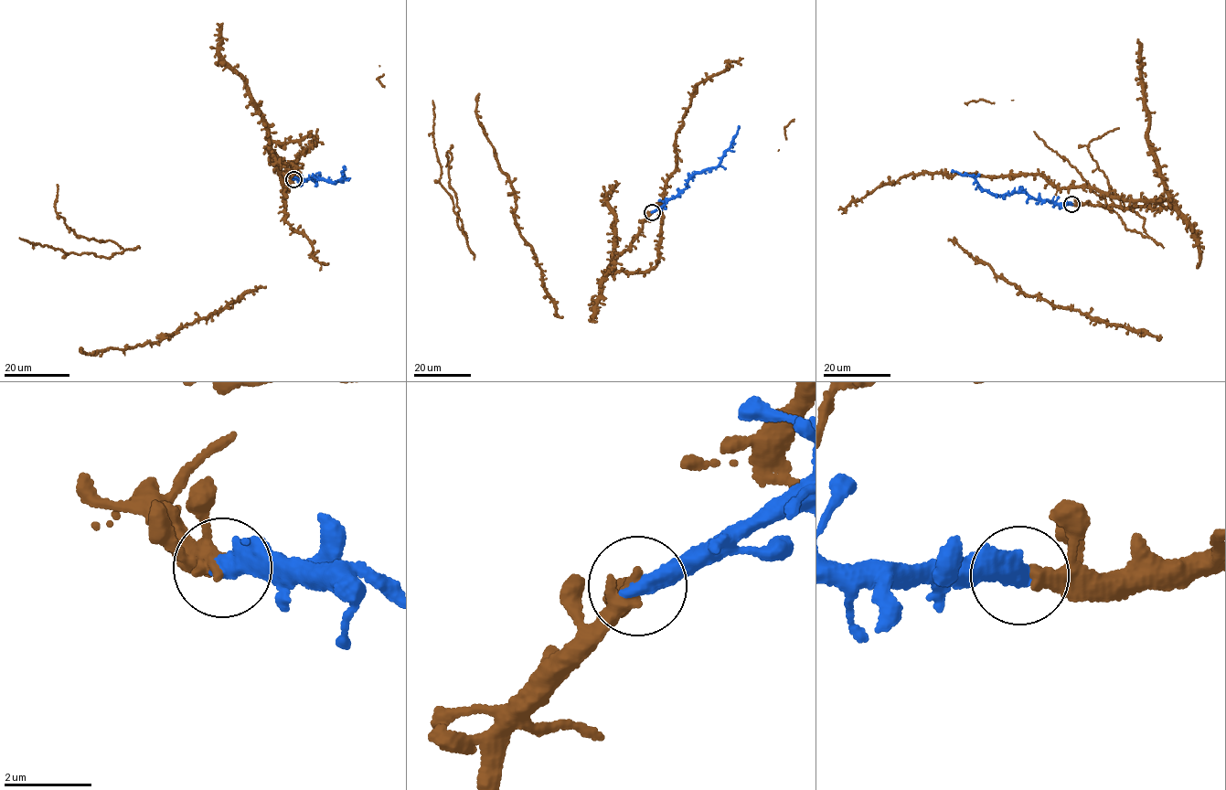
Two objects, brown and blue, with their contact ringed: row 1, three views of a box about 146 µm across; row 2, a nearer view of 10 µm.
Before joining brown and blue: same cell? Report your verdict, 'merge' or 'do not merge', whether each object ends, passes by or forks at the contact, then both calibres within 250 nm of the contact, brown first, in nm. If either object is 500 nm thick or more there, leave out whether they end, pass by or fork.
merge | 400/500 nm

